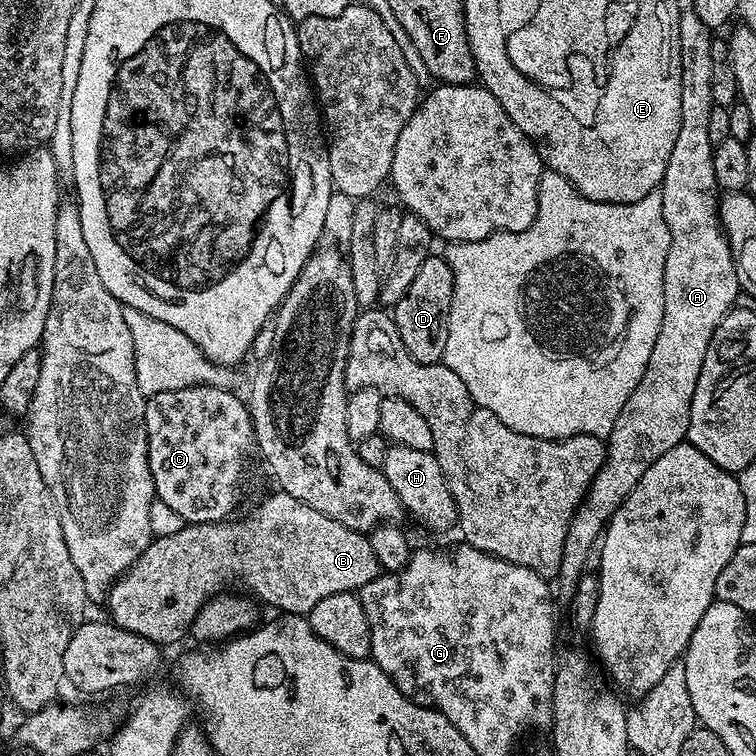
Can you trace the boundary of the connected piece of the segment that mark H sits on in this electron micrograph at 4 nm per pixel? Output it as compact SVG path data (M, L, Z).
M392 444L384 459L382 469L386 482L398 494L401 509L408 512L424 528L432 532L448 532L457 527L456 503L450 494L450 486L438 466L438 458L432 452L410 450L410 446Z

